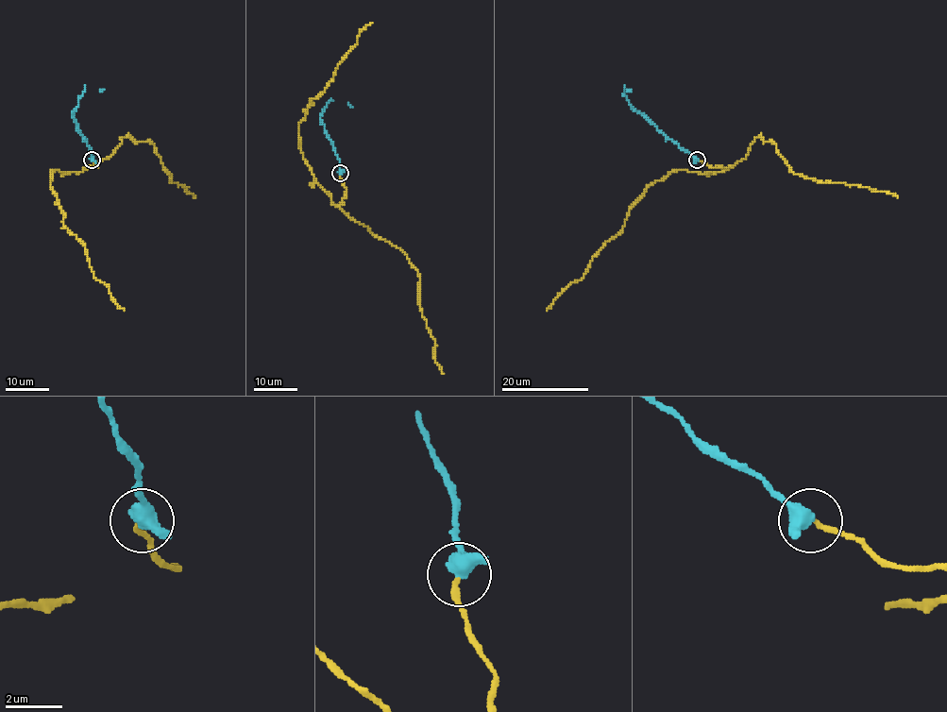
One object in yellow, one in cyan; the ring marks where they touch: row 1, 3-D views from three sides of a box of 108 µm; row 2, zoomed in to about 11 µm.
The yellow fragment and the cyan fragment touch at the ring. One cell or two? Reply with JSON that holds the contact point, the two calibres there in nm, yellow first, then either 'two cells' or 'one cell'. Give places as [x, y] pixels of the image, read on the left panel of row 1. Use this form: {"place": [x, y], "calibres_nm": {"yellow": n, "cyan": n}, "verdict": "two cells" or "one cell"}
{"place": [92, 160], "calibres_nm": {"yellow": 190, "cyan": 440}, "verdict": "one cell"}

